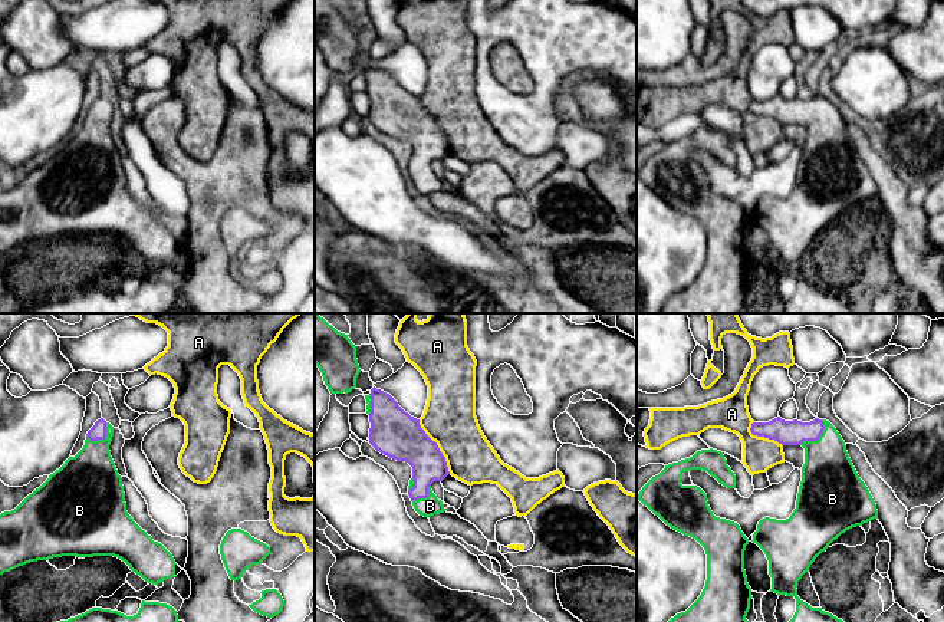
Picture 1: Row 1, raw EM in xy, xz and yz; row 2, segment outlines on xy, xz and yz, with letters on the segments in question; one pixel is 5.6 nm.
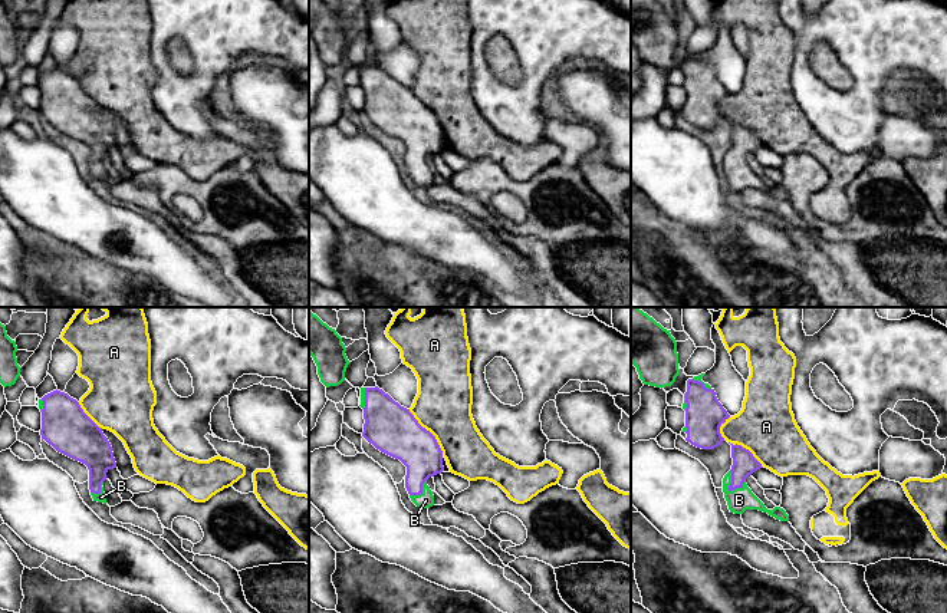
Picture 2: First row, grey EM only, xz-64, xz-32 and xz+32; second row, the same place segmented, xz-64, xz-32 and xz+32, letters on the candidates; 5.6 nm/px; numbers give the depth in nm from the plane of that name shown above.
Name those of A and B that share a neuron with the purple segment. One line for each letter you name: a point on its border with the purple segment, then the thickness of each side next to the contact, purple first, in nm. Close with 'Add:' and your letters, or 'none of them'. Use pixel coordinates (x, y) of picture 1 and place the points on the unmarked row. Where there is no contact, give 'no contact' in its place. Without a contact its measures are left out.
B: yz (818, 117) | 140/320 nm
Add: B

